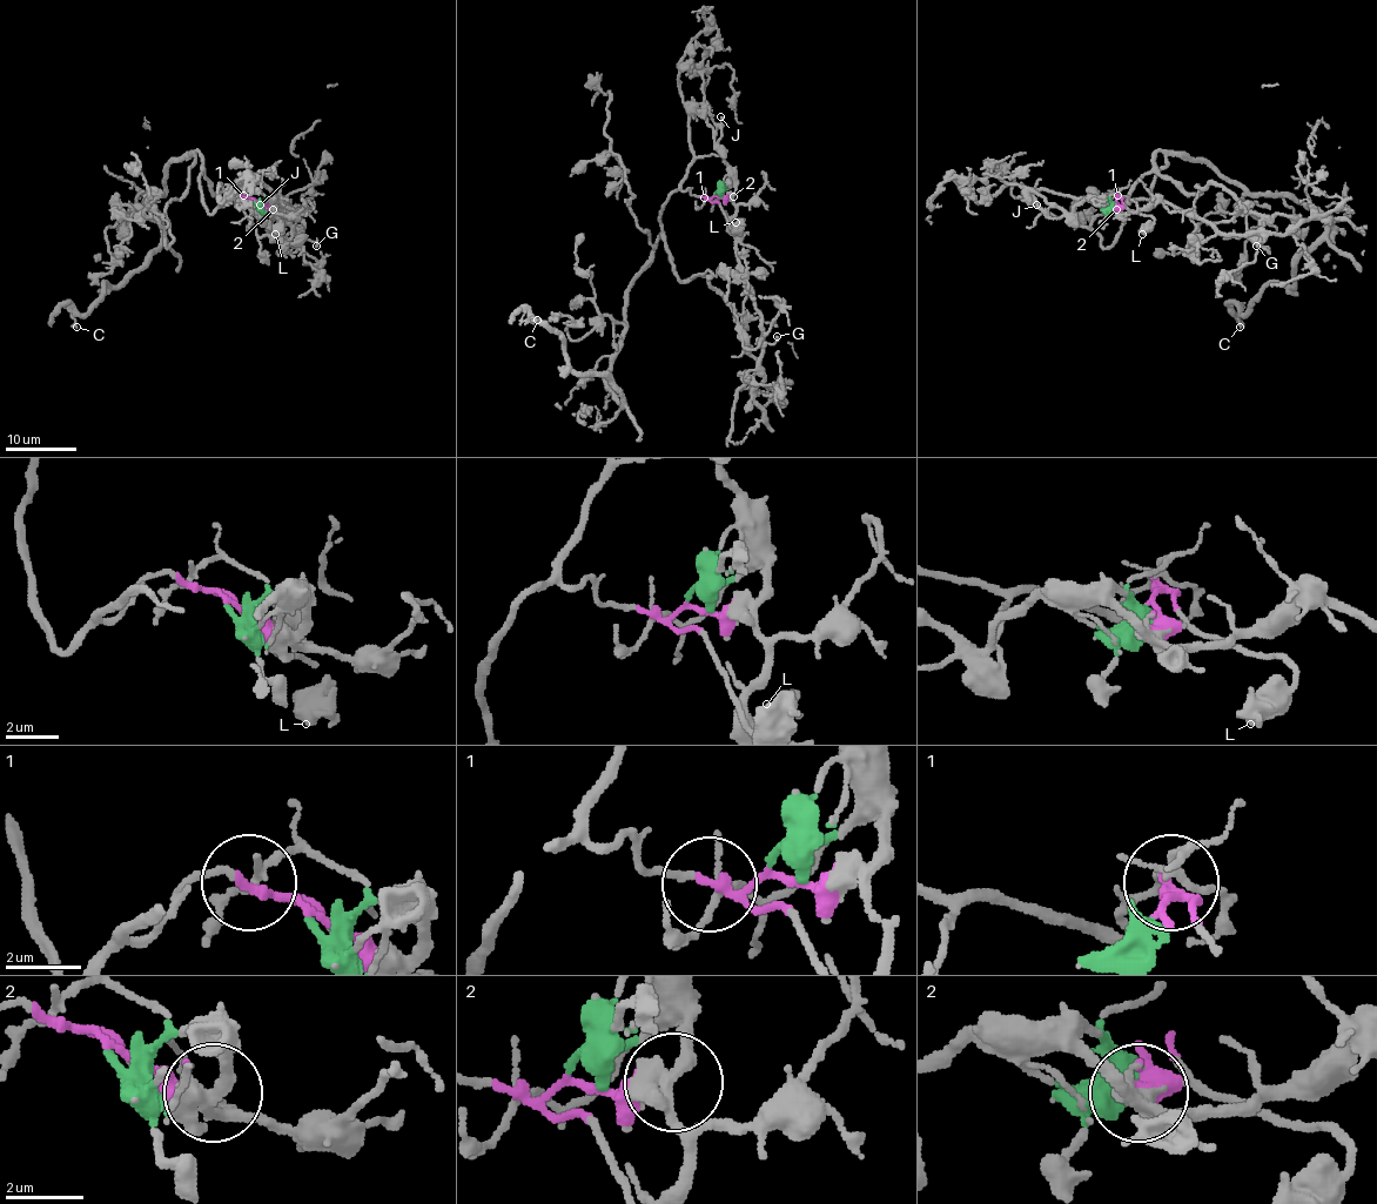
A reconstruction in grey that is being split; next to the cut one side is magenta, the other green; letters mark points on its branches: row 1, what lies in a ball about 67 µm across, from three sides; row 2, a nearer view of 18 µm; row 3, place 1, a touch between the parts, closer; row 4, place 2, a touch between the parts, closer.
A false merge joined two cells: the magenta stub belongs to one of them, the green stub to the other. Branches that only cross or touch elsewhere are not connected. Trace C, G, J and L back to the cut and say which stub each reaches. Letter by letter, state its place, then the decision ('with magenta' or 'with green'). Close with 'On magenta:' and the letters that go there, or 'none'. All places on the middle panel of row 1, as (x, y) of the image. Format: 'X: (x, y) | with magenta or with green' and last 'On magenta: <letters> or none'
C: (537, 320) | with magenta
G: (777, 336) | with green
J: (720, 116) | with green
L: (736, 222) | with magenta
On magenta: C, L

